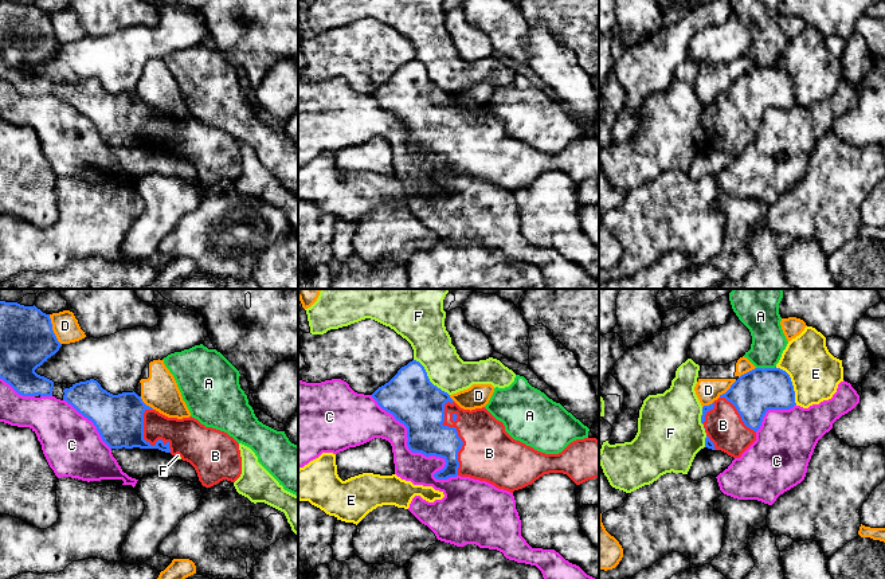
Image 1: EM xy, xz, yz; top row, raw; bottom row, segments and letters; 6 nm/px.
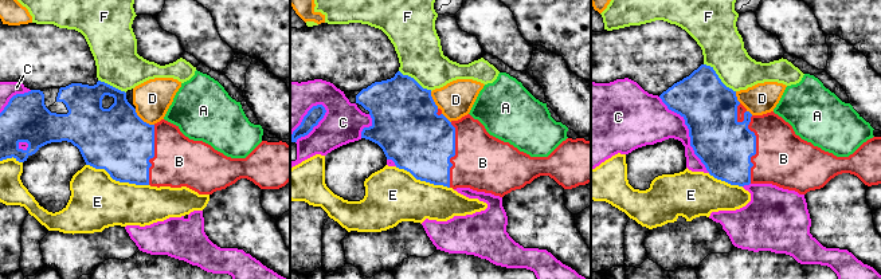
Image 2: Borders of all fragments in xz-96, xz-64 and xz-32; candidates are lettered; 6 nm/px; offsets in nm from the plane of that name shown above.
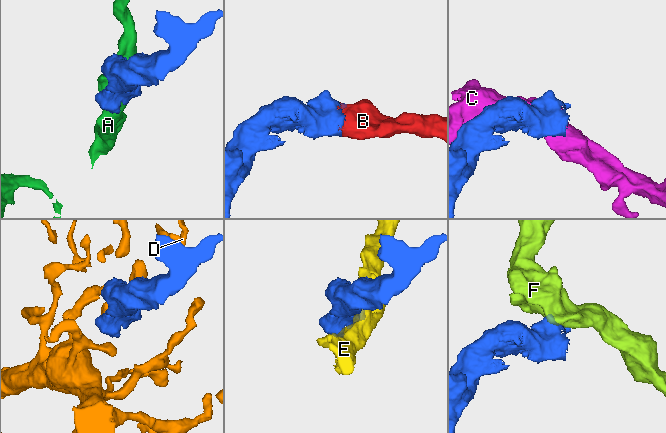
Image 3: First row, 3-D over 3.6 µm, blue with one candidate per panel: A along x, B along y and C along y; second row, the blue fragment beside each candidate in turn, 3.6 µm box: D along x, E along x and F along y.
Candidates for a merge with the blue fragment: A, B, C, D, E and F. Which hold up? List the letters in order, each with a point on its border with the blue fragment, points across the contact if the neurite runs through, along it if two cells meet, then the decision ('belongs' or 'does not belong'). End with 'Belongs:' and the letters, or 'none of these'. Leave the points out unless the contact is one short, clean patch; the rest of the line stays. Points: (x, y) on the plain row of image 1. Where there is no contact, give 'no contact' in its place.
A: contact yz (766, 67); border yz (775, 65), (756, 67); does not belong
B: contact xz (457, 133); belongs
C: contact xz (418, 151); does not belong
D: contact xy (51, 28); does not belong
E: contact yz (791, 82); does not belong
F: contact xz (429, 78); does not belong
Belongs: B

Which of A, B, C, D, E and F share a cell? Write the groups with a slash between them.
A / B / C / D / E / F

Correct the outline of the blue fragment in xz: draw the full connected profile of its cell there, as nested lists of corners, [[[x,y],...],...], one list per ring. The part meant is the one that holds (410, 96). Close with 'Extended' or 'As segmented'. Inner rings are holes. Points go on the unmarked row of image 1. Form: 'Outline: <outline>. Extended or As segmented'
Outline: [[[412,59],[372,97],[407,126],[412,152],[446,160],[436,179],[470,176],[513,192],[549,172],[567,173],[576,184],[599,177],[599,140],[571,141],[559,153],[545,153],[513,138],[485,106],[461,107],[434,85],[424,66]]]. Extended

